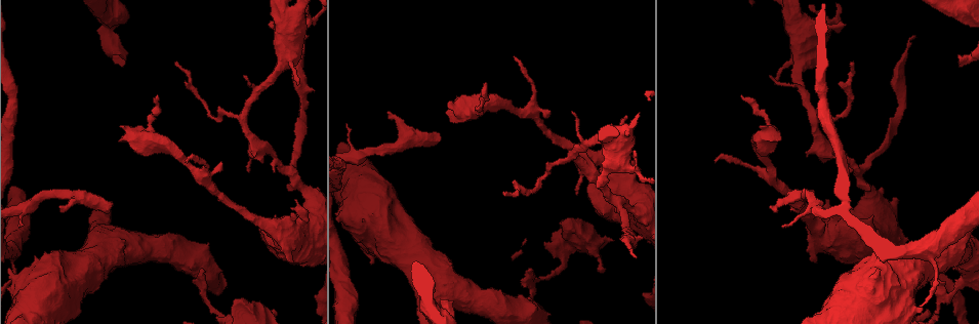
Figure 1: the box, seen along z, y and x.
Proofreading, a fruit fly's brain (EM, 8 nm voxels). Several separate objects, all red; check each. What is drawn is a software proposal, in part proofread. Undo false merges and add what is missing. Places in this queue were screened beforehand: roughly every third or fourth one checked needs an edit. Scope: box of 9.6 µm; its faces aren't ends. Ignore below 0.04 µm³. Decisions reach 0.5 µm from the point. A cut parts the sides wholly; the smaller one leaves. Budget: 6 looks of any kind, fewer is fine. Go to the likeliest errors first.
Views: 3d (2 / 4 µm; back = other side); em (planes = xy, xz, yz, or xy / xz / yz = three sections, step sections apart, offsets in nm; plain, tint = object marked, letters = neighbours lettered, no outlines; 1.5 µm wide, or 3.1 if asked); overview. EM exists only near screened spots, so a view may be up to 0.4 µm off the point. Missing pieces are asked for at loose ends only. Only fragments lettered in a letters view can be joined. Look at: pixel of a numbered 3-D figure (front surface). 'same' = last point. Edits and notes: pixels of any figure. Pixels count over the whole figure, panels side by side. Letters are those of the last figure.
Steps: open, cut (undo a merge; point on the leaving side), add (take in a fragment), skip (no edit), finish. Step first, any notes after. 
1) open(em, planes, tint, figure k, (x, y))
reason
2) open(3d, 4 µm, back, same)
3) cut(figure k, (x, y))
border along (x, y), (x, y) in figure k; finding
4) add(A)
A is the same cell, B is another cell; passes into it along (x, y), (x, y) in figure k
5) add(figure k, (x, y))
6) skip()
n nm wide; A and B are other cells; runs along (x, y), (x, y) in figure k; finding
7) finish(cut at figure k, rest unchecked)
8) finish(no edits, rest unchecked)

open(em, planes, letters, figure 1, (958, 55))
branch stops here

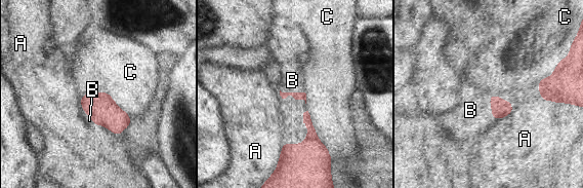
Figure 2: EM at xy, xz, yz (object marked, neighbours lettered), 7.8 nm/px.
add(B)
B is the same cell, A and C are other cells; passes into it along (500, 108), (492, 108), (470, 110) in figure 2; the neuron continues

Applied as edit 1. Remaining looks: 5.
open(overview)
redraw

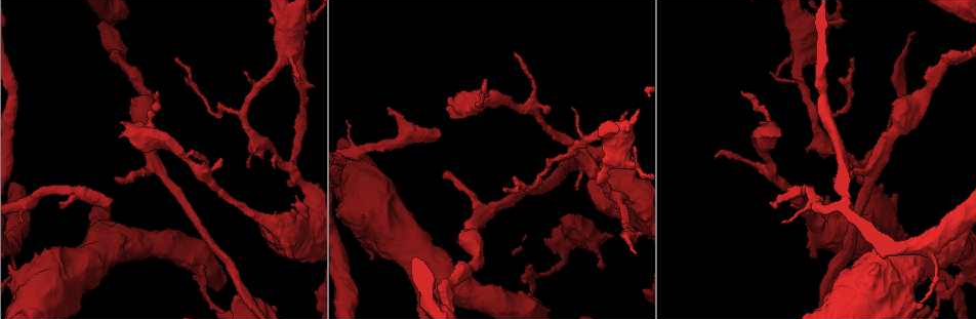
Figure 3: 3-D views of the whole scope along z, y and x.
open(em, yz, step 8, tint, figure 3, (113, 199))
an open end

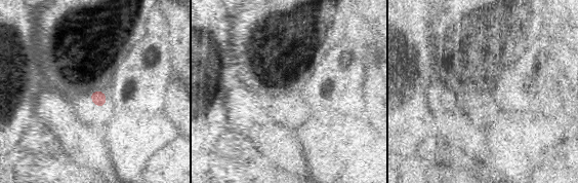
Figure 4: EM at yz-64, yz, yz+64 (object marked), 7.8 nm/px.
open(em, planes, letters, same)

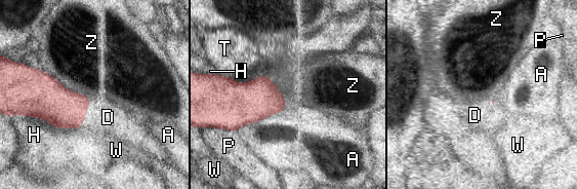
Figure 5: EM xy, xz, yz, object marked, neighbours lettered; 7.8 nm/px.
add(D)
Z touches over 480 nm; D is the same cell, A, H, P, T, W and Z are other cells; it goes on there

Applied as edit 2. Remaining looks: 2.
finish(add at figure 2, add at figure 5, rest unchecked)

